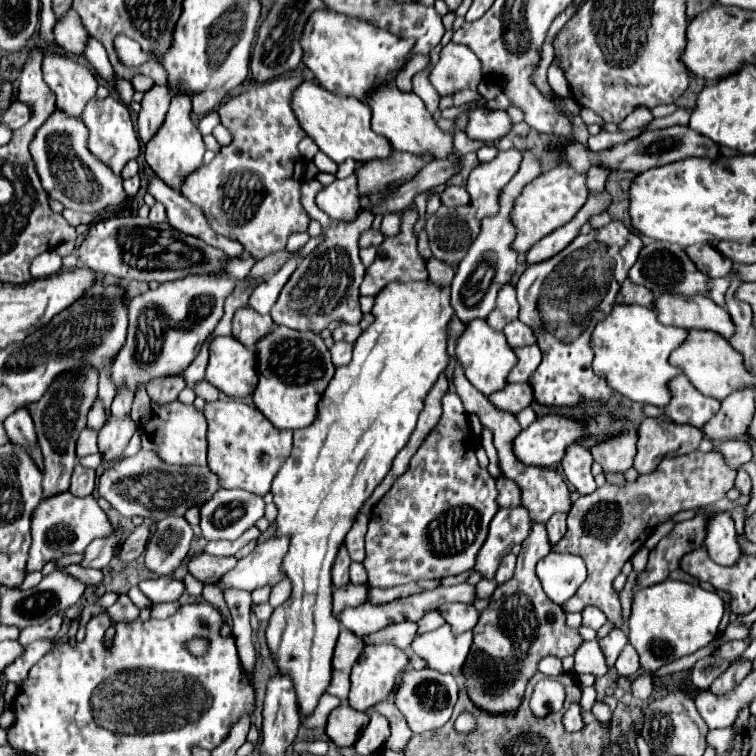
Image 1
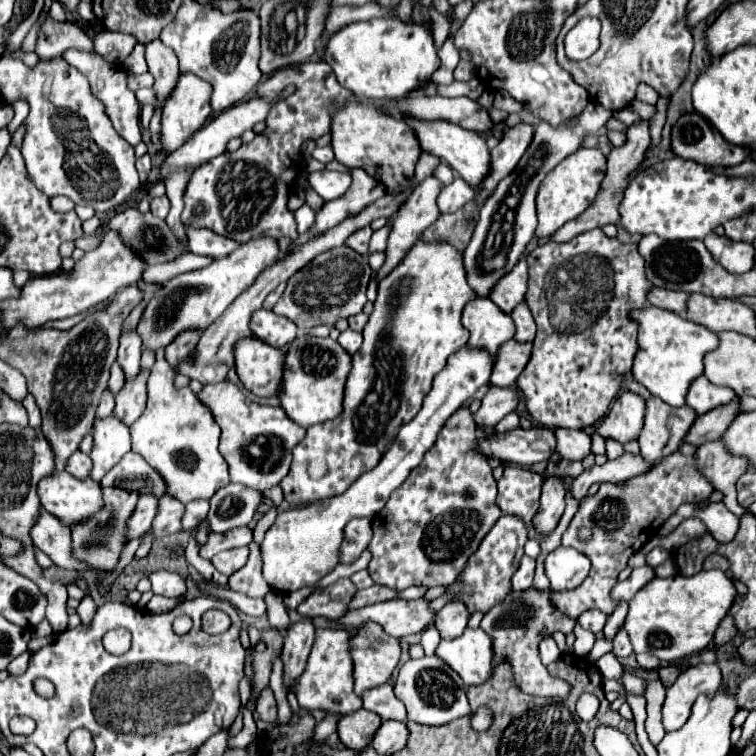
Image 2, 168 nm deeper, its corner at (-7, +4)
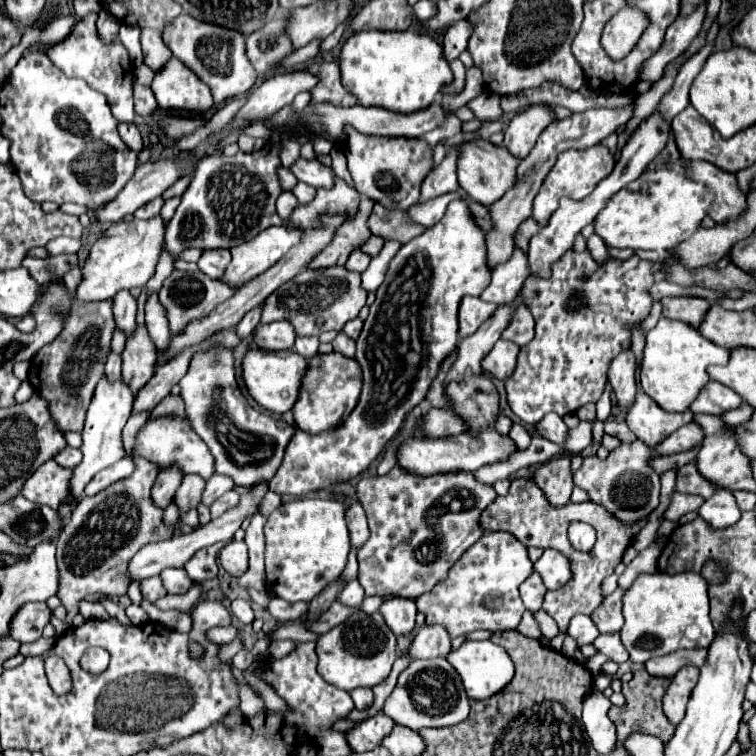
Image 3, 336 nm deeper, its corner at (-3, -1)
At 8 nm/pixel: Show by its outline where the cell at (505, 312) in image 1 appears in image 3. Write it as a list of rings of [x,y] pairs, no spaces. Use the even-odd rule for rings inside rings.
[[[514,249],[514,253],[510,255],[510,261],[496,265],[492,269],[492,281],[490,285],[482,291],[480,299],[490,301],[494,305],[500,303],[508,303],[512,301],[518,291],[522,289],[526,277],[528,277],[528,261],[526,261],[526,251],[522,249]]]

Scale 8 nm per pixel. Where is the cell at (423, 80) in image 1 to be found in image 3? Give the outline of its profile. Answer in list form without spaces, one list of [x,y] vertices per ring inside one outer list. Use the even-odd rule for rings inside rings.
[[[462,19],[462,21],[458,21],[446,29],[446,33],[444,33],[444,55],[448,61],[454,61],[466,49],[468,39],[470,39],[470,29],[472,29],[472,23],[468,19]]]

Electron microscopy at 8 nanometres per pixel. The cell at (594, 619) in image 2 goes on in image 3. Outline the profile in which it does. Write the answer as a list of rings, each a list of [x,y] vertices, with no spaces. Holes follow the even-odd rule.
[[[576,615],[574,619],[570,619],[568,635],[574,637],[578,645],[586,645],[586,643],[592,643],[600,633],[588,615]]]

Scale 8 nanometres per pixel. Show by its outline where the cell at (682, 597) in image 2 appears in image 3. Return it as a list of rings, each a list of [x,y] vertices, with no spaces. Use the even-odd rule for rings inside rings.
[[[642,573],[638,579],[626,589],[624,593],[624,627],[620,631],[622,643],[626,651],[630,653],[630,661],[634,663],[646,663],[652,657],[668,655],[678,649],[700,649],[708,647],[714,639],[714,625],[708,615],[708,583],[700,573],[676,573],[676,575],[666,575],[666,573]]]

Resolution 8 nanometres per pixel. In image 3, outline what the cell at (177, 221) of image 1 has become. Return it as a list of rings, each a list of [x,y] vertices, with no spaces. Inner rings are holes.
[[[208,249],[202,253],[198,267],[204,275],[212,279],[220,279],[230,263],[230,251],[228,249]]]

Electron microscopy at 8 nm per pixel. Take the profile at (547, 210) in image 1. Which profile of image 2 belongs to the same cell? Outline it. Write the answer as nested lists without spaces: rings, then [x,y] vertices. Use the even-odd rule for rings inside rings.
[[[580,148],[570,158],[562,160],[548,176],[542,180],[538,196],[536,196],[536,210],[538,210],[538,228],[536,238],[548,238],[552,236],[562,224],[568,220],[574,220],[578,214],[582,214],[590,202],[594,200],[600,182],[604,178],[606,170],[606,156],[600,150]]]

